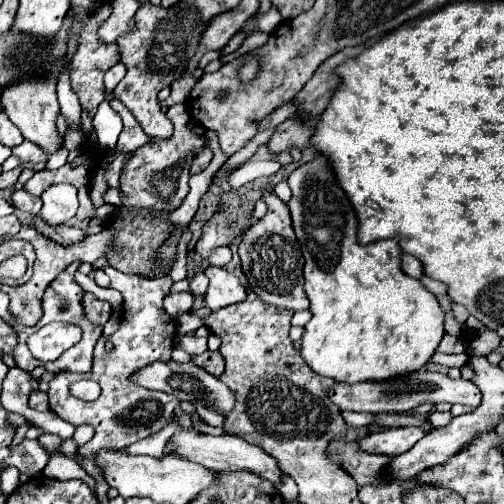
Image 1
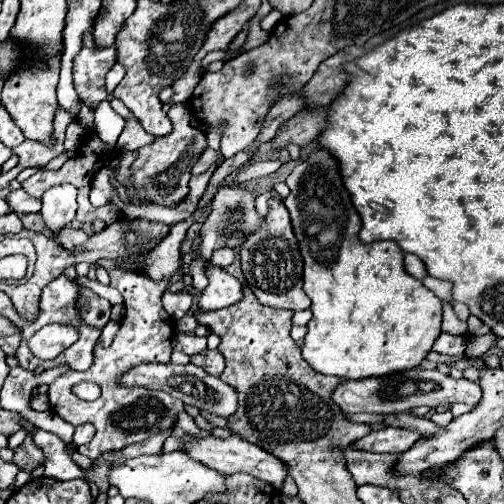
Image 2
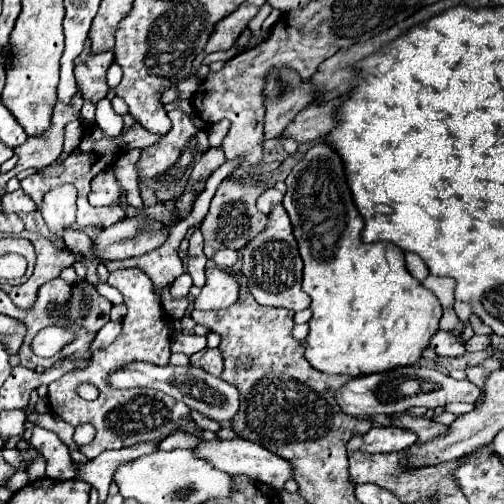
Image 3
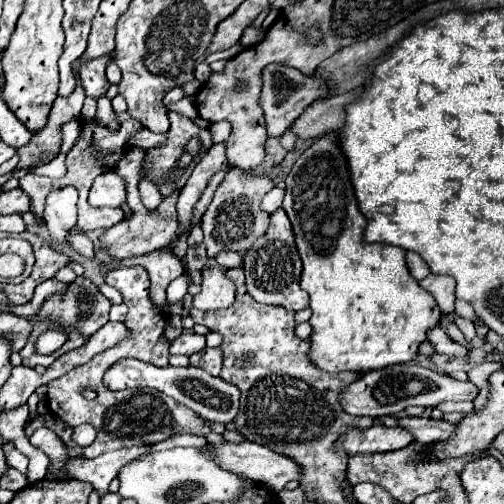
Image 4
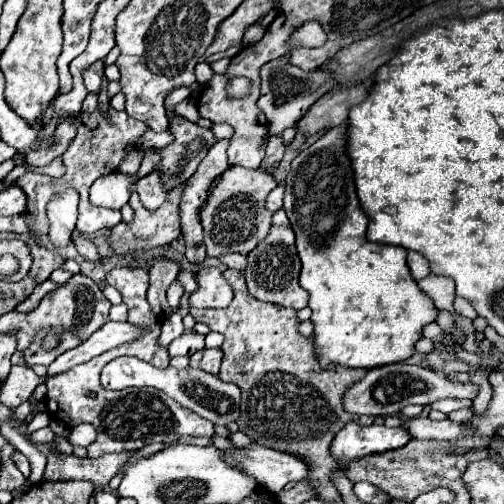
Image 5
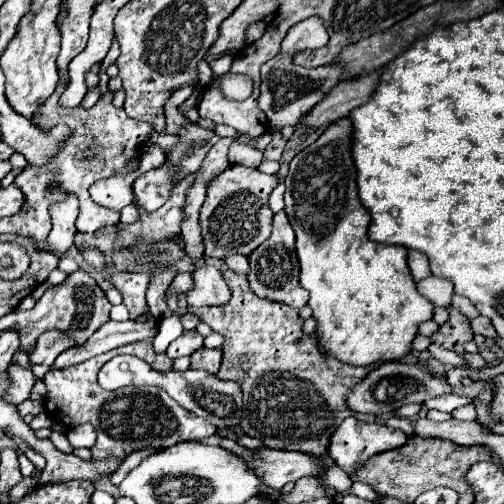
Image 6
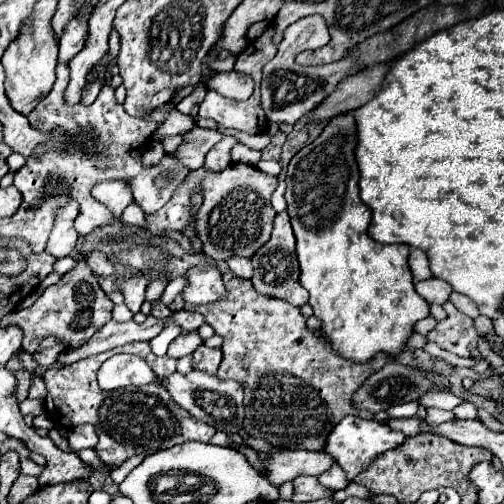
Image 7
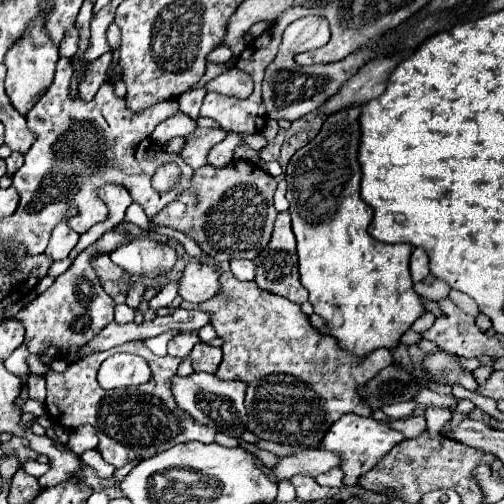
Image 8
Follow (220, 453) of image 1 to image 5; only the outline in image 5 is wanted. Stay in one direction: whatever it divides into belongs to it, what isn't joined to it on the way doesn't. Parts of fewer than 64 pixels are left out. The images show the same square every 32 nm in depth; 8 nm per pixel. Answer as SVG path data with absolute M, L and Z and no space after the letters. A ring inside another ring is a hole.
M254 444L242 450L226 450L228 464L242 468L246 474L254 476L264 488L280 492L288 482L298 482L308 476L312 466L296 454L276 452L272 448Z

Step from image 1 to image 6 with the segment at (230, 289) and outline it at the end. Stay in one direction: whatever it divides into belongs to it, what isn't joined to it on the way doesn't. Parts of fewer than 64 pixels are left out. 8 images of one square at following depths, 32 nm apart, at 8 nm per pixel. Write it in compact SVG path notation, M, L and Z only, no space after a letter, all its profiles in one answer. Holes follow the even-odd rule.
M200 266L192 272L194 286L186 292L186 300L190 306L218 306L226 304L230 298L230 290L214 266Z

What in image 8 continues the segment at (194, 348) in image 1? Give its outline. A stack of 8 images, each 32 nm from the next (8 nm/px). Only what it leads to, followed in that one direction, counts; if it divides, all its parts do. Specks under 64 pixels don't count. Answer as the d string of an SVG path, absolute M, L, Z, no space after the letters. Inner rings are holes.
M180 332L180 334L176 334L170 342L168 342L168 354L170 356L180 356L180 358L184 358L184 356L188 356L190 354L190 350L194 348L194 344L198 344L198 334L196 332Z

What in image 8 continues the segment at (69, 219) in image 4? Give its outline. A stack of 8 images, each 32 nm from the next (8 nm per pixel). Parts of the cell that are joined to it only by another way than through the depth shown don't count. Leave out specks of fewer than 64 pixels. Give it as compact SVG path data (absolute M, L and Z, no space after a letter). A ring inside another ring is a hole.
M62 222L52 232L50 244L46 248L46 256L52 260L64 260L64 258L68 258L70 250L76 246L76 242L78 242L78 234L72 228L68 228L66 222Z

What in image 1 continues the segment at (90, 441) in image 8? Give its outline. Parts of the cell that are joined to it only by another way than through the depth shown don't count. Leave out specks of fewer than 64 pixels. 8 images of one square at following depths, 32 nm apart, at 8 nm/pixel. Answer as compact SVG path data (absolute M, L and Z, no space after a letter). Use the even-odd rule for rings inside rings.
M86 424L86 426L78 426L78 428L76 428L76 432L74 432L74 440L76 440L76 444L78 444L78 446L82 446L82 444L90 442L90 440L92 440L92 436L94 436L94 428L92 428L90 424Z

